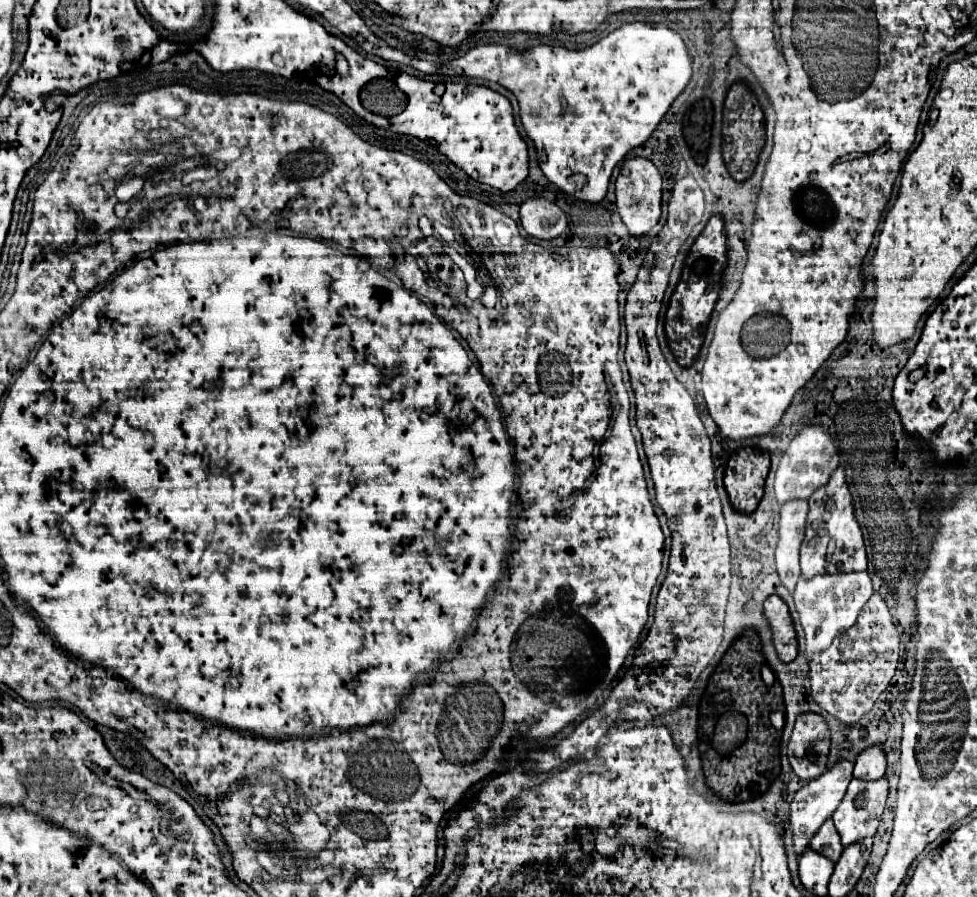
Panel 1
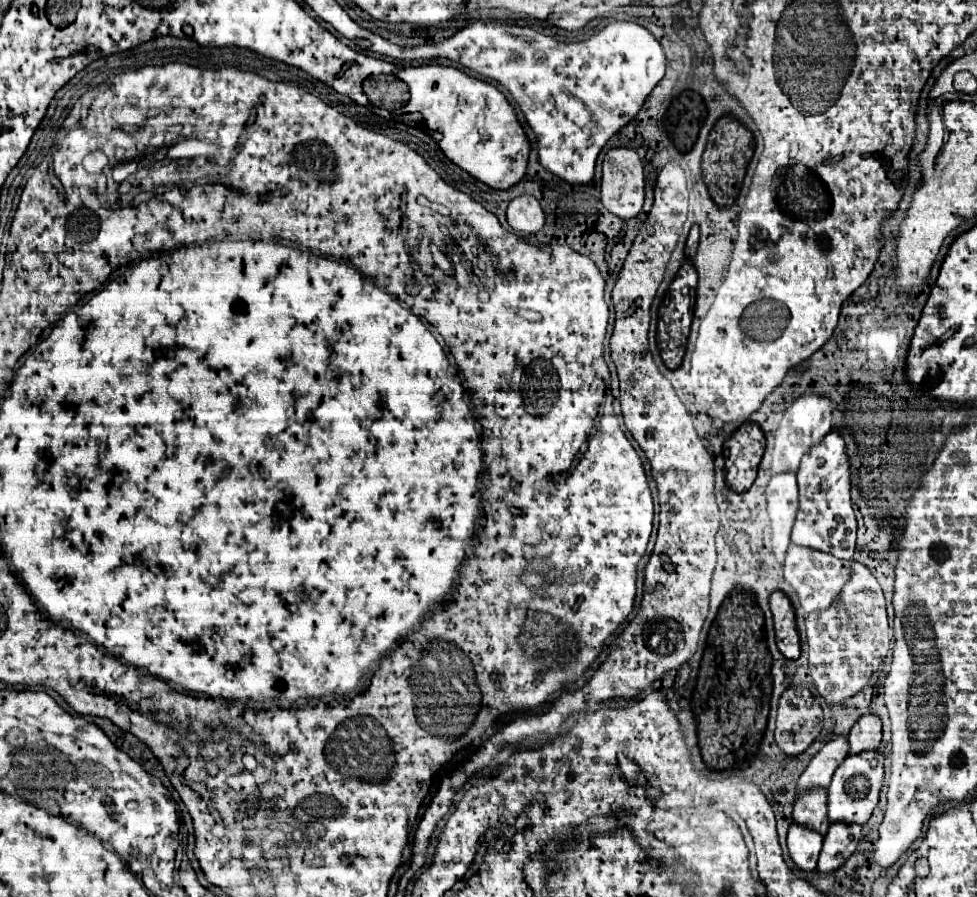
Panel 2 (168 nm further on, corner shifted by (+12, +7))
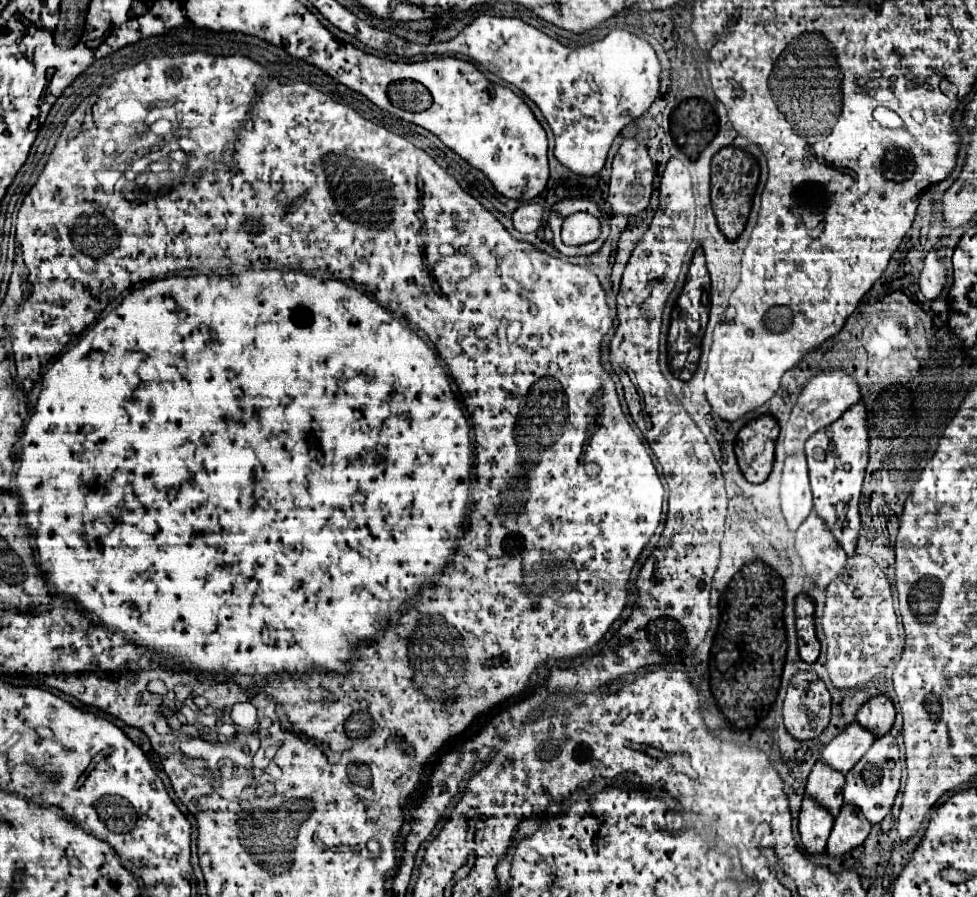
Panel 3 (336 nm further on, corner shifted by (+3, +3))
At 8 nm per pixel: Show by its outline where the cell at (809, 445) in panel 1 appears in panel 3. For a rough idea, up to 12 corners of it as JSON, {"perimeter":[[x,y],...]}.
{"perimeter":[[845,373],[815,375],[785,431],[785,451],[803,451],[861,399]]}

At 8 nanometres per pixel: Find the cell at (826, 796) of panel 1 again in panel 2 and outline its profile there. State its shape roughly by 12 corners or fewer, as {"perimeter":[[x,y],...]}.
{"perimeter":[[848,737],[830,739],[808,763],[798,791],[828,787],[850,751]]}

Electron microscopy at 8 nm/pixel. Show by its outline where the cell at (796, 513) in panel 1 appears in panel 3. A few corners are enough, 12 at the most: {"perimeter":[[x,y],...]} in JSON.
{"perimeter":[[803,451],[787,455],[781,509],[793,533],[813,509]]}

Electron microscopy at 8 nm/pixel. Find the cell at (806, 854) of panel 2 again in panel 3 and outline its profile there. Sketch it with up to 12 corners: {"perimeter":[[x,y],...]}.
{"perimeter":[[805,795],[799,835],[809,855],[825,853],[833,817]]}

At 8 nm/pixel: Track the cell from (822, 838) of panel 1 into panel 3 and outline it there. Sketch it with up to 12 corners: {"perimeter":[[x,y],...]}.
{"perimeter":[[817,761],[807,795],[833,817],[843,805],[845,777]]}

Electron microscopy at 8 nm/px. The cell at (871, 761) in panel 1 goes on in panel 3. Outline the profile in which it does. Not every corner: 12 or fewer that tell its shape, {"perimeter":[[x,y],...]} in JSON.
{"perimeter":[[885,695],[869,699],[857,713],[863,729],[883,737],[895,723]]}

